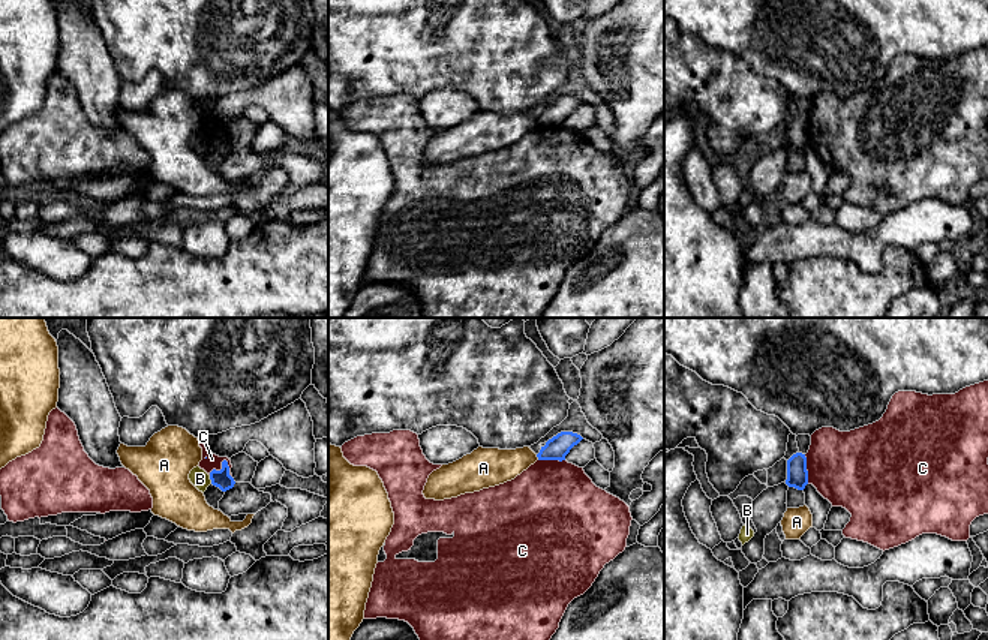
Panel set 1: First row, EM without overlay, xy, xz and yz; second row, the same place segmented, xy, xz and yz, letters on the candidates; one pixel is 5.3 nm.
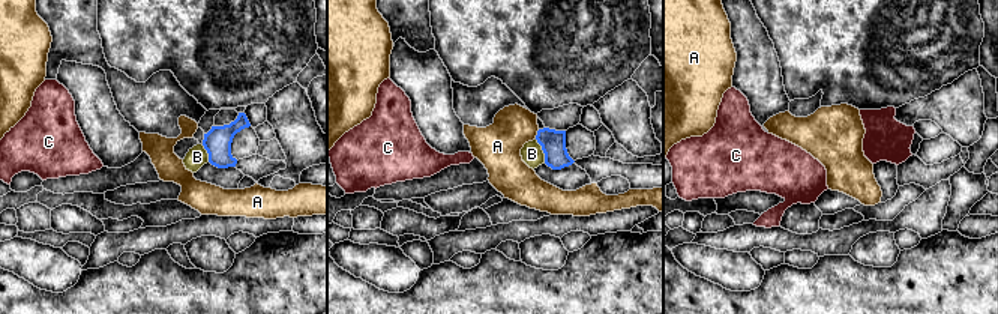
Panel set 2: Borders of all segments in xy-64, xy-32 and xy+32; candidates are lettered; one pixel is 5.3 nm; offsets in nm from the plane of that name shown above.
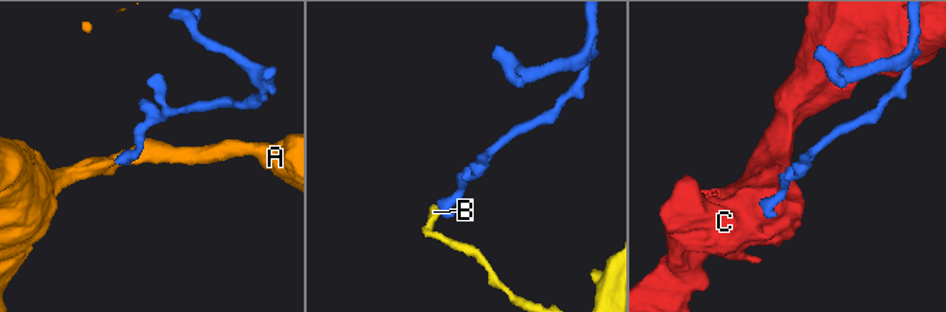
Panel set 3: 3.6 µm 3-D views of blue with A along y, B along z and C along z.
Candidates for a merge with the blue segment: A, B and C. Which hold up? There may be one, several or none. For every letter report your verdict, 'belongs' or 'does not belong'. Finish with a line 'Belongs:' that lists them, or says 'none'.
A: does not belong
B: does not belong
C: does not belong
Belongs: none

